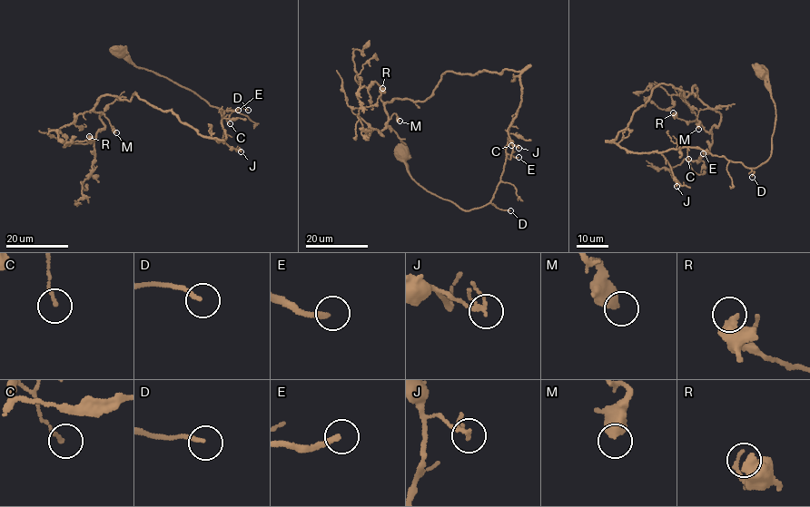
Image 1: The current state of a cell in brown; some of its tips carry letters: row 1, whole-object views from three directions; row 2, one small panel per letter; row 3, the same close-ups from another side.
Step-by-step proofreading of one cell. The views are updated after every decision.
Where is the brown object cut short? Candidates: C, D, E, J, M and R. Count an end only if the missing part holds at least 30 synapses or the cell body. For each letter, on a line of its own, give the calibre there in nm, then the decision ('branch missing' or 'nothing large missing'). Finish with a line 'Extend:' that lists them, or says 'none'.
C: 160 nm | nothing large missing
D: 160 nm | nothing large missing
E: 240 nm | nothing large missing
J: 110 nm | nothing large missing
M: 550 nm | nothing large missing
R: 550 nm | nothing large missing
Extend: none

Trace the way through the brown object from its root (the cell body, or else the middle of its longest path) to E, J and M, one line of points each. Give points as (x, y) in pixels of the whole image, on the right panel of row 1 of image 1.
E: (760, 71), (776, 113), (769, 158), (751, 169), (707, 151), (703, 151), (703, 153)
J: (760, 71), (776, 113), (769, 158), (751, 169), (702, 150), (671, 148), (661, 155), (677, 180), (676, 186)
M: (760, 71), (776, 116), (757, 167), (615, 141), (661, 84), (686, 96), (695, 84), (707, 107), (698, 129)

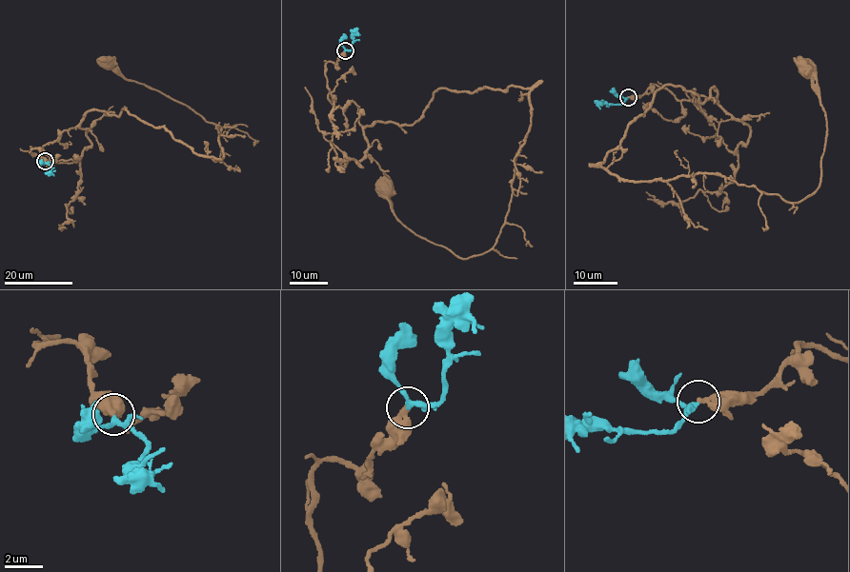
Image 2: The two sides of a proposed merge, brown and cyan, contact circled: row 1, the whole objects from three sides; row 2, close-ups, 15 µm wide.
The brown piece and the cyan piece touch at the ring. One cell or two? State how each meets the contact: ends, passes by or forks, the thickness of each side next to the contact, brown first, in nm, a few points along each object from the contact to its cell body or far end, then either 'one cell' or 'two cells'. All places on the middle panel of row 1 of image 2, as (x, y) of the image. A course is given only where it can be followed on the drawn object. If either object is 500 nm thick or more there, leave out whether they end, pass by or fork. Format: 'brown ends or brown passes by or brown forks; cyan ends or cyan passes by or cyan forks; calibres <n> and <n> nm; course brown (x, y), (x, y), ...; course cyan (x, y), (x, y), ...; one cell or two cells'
brown ends; cyan passes by; calibres 420 and 200 nm; course brown (344, 51), (328, 100), (361, 125), (411, 125), (440, 88), (531, 88), (483, 253), (414, 234), (382, 187); course cyan (344, 51), (352, 49), (353, 31), (357, 28); one cell

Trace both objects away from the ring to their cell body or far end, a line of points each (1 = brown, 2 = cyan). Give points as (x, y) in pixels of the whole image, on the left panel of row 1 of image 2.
1: (45, 161), (30, 148), (88, 111), (125, 108), (195, 153), (224, 154), (227, 126), (103, 63)
2: (45, 161), (50, 167), (48, 173), (50, 172)

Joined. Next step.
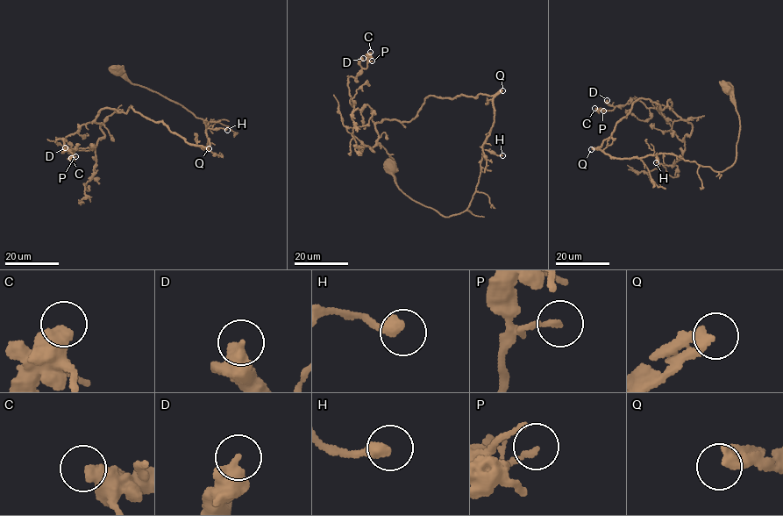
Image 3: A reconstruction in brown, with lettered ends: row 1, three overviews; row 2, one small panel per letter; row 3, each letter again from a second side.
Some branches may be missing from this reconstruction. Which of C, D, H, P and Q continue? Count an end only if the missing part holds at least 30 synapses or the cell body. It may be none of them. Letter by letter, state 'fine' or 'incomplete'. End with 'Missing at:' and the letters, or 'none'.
C: fine
D: fine
H: incomplete
P: fine
Q: incomplete
Missing at: H, Q

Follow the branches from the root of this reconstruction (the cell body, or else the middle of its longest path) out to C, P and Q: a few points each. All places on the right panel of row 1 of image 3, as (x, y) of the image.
C: (726, 87), (740, 126), (718, 172), (600, 148), (634, 102), (670, 98), (594, 108)
P: (726, 87), (740, 126), (718, 172), (600, 148), (634, 102), (670, 98), (603, 111)
Q: (726, 87), (740, 126), (734, 162), (724, 170), (718, 172), (670, 154), (622, 158), (591, 149)

